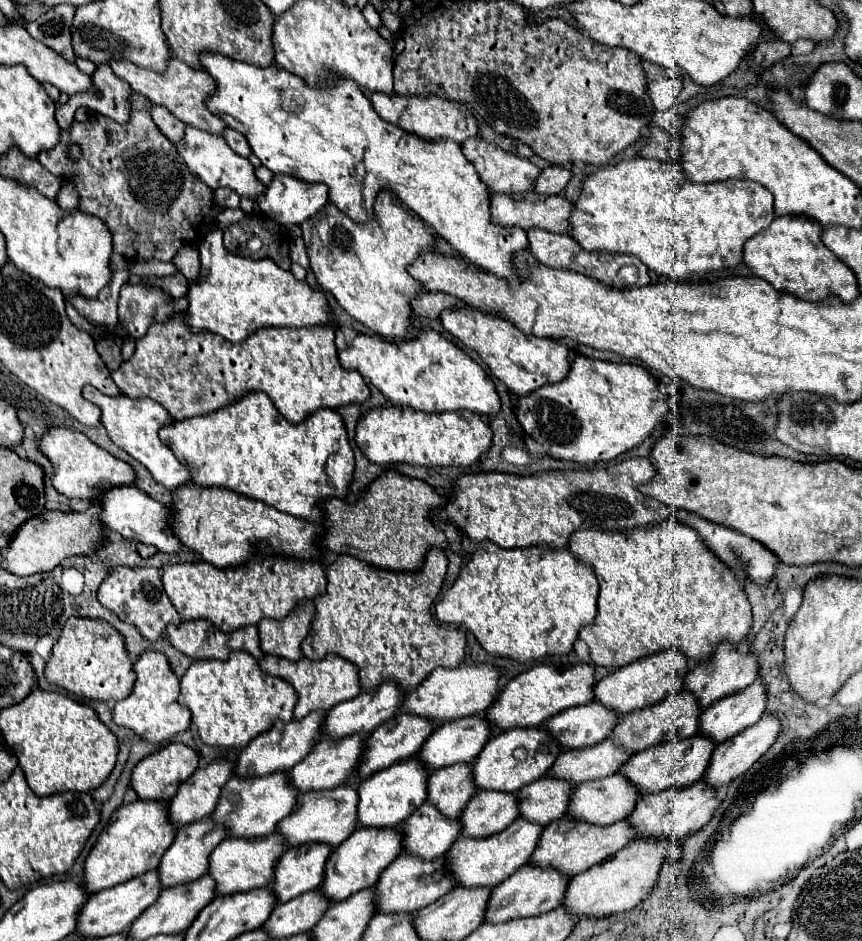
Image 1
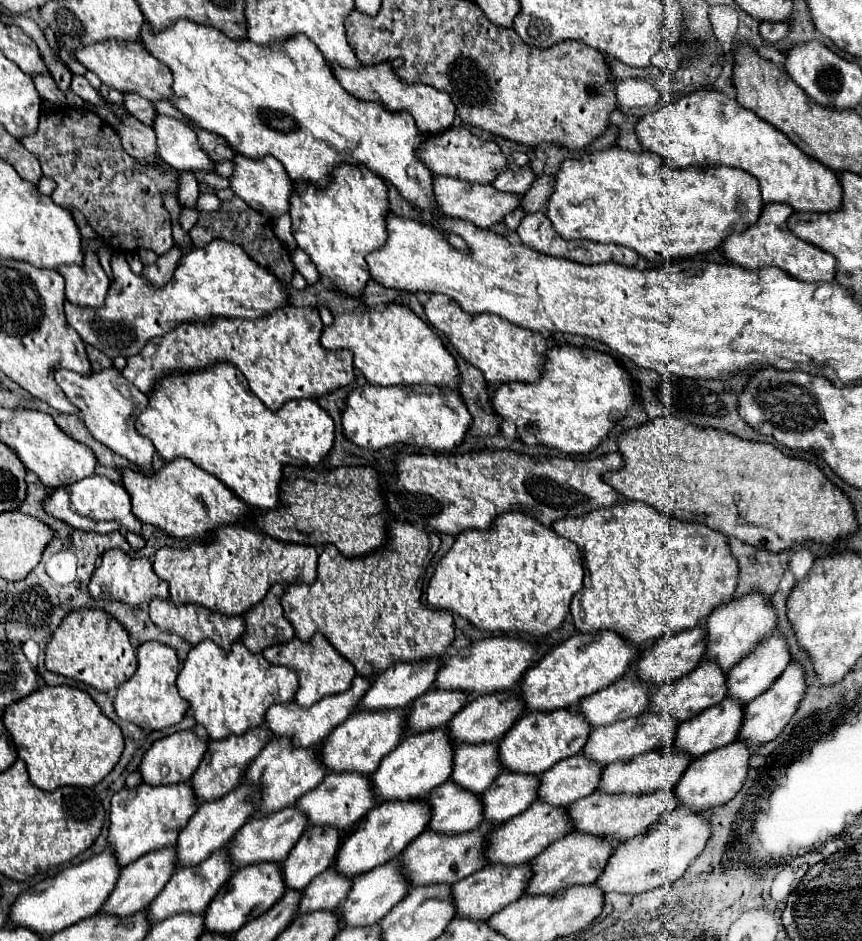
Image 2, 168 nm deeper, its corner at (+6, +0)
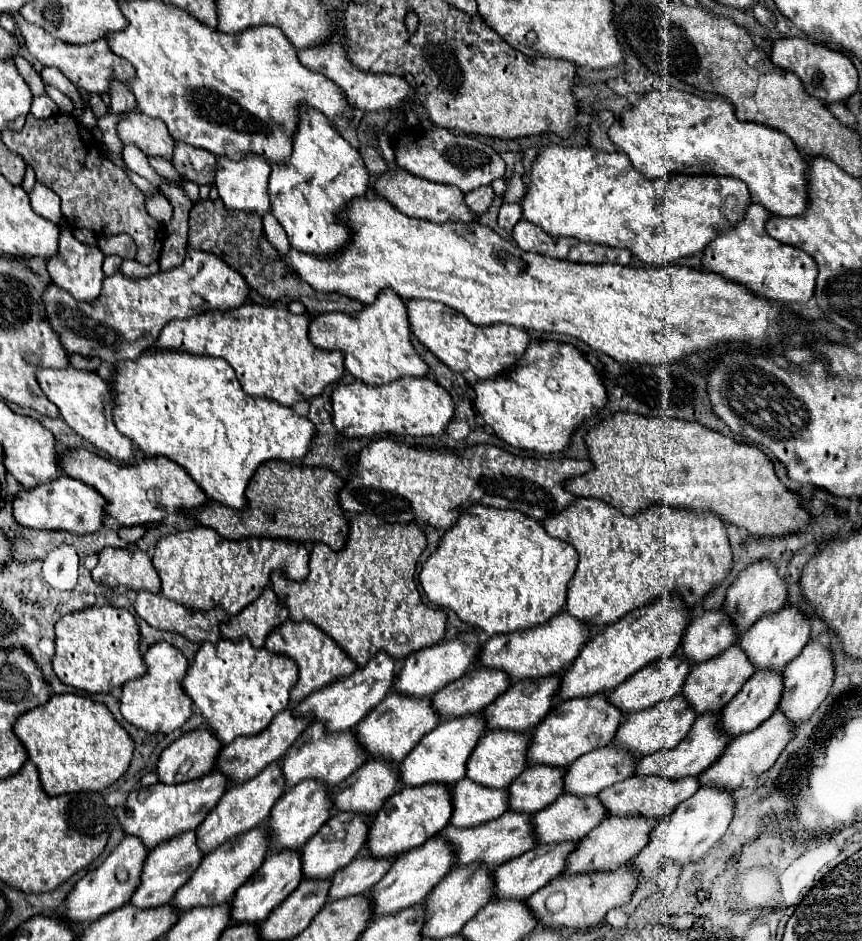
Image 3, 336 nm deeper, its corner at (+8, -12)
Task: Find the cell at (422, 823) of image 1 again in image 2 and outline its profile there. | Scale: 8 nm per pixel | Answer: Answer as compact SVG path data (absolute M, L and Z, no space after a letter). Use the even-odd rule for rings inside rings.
M451 780L431 790L431 794L425 800L431 810L431 820L427 824L429 832L455 836L475 830L481 822L479 796L463 792Z

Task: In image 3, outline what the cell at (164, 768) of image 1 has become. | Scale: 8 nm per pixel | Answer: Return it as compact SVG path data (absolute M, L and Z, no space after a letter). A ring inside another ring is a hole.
M197 728L197 730L185 732L161 754L157 762L159 780L165 784L175 784L175 782L189 782L205 776L207 772L213 770L213 758L217 758L217 750L221 750L221 742L217 742L213 734L209 734L209 728Z

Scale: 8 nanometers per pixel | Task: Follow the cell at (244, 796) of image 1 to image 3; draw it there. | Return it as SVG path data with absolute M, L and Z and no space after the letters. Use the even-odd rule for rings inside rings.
M311 722L309 728L295 740L295 744L283 756L283 774L289 786L295 786L305 778L321 780L327 786L337 786L357 768L361 768L367 758L369 754L365 754L365 750L357 746L353 730L345 730L345 734L325 734L325 726L321 726L321 722Z

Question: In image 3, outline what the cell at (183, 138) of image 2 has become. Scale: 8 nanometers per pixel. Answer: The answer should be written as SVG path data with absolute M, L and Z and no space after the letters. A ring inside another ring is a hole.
M125 110L121 122L117 124L117 136L123 144L135 144L147 156L161 156L171 160L173 138L165 130L163 122L141 114L141 110Z

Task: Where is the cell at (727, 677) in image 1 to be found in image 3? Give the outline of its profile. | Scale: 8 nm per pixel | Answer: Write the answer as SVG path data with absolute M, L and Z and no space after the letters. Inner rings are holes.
M753 562L753 566L745 568L729 586L727 590L727 600L725 600L725 610L733 618L735 626L743 634L749 630L749 626L759 620L767 612L777 612L785 606L787 602L787 586L785 586L785 576L779 574L777 566L773 562Z

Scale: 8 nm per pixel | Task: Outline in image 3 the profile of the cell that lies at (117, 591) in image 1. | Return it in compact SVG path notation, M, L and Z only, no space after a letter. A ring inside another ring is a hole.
M105 546L99 552L99 562L91 572L93 580L107 584L109 588L125 586L131 590L159 592L159 574L151 564L145 550L139 548L111 548Z

